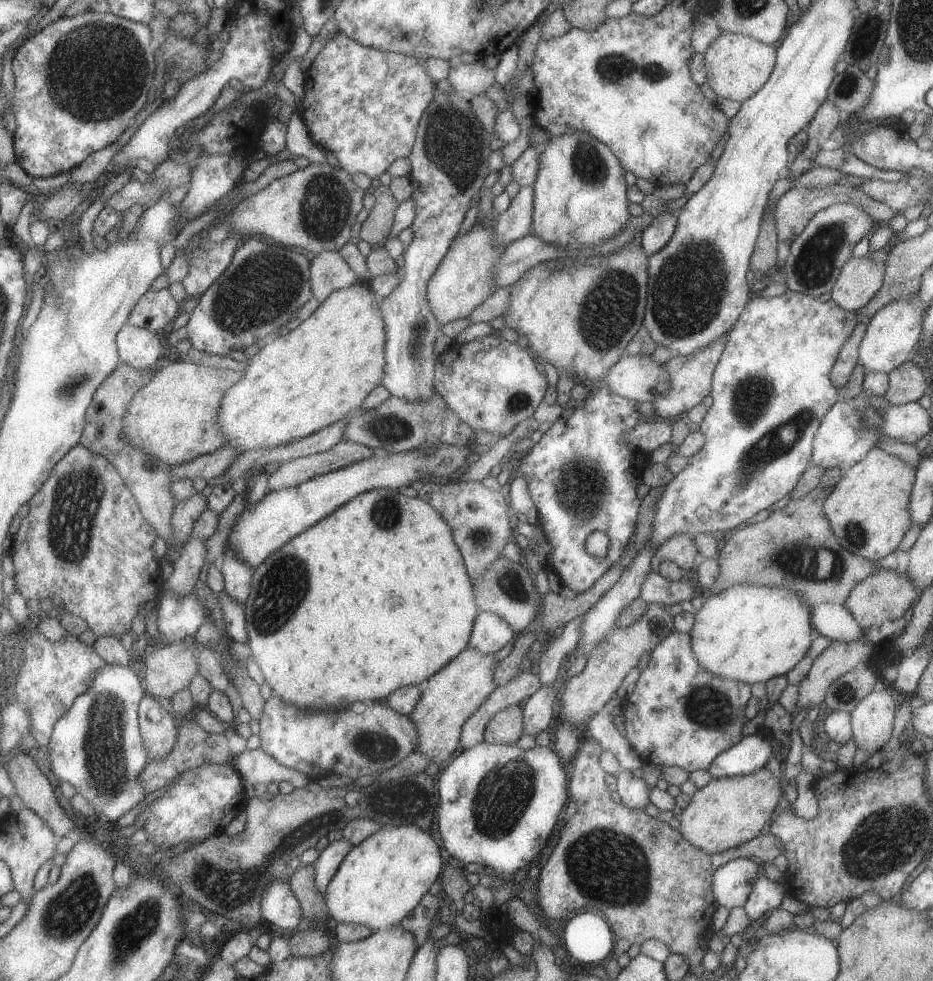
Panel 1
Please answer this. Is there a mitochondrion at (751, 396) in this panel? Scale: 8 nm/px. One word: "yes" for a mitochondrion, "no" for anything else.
yes

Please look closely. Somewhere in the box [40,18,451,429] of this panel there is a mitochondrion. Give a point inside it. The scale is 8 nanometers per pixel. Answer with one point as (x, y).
(93, 70)

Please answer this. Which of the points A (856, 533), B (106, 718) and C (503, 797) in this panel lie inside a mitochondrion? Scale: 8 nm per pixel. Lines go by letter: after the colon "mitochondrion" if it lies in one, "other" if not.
A: mitochondrion
B: mitochondrion
C: mitochondrion

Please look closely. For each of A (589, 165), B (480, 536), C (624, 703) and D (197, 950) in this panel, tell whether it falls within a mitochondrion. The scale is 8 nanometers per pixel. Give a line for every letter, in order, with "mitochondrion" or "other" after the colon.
A: mitochondrion
B: mitochondrion
C: other
D: mitochondrion

